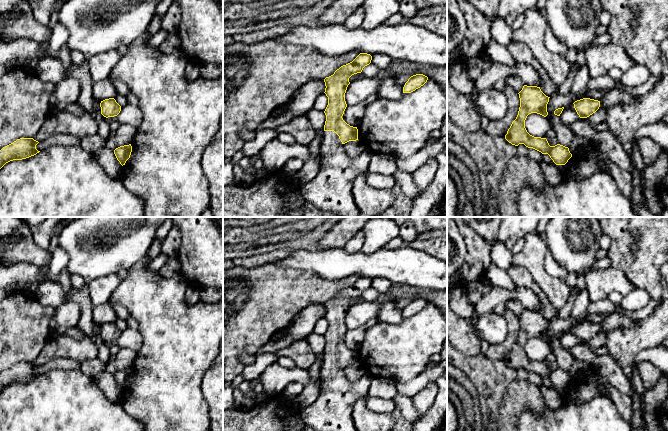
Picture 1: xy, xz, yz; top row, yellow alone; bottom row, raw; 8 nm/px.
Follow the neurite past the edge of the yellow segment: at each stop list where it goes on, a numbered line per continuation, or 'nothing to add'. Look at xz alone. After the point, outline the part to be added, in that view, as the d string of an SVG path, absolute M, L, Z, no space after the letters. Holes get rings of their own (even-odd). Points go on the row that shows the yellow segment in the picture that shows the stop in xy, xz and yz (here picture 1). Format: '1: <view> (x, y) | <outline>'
1: xz (331, 190) | M324 131L320 155L322 161L318 175L300 187L303 199L318 209L335 213L338 217L358 217L360 211L352 196L353 182L358 175L369 172L372 153L366 151L351 158L345 152L339 136L334 131Z

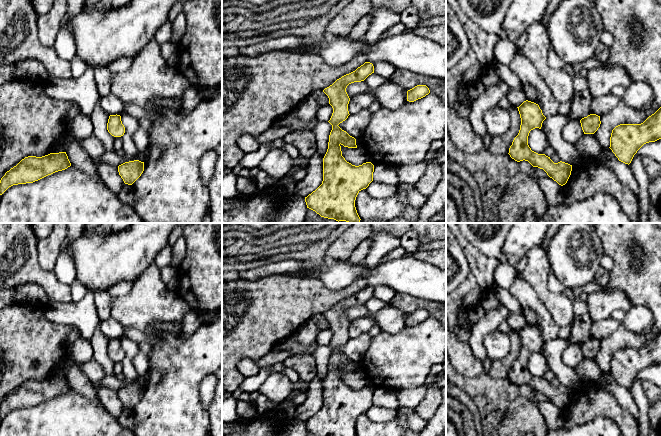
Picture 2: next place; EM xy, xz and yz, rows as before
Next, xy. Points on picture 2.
nothing to add

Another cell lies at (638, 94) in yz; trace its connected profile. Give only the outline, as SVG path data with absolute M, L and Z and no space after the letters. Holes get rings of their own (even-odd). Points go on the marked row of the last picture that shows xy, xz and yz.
M633 82L626 88L623 95L623 102L634 109L641 109L653 99L651 87L644 82Z

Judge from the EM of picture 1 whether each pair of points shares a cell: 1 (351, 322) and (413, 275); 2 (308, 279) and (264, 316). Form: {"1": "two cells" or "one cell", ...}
{"1": "two cells", "2": "one cell"}

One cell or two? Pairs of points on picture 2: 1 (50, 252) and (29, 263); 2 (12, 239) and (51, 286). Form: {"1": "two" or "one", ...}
{"1": "two", "2": "one"}

